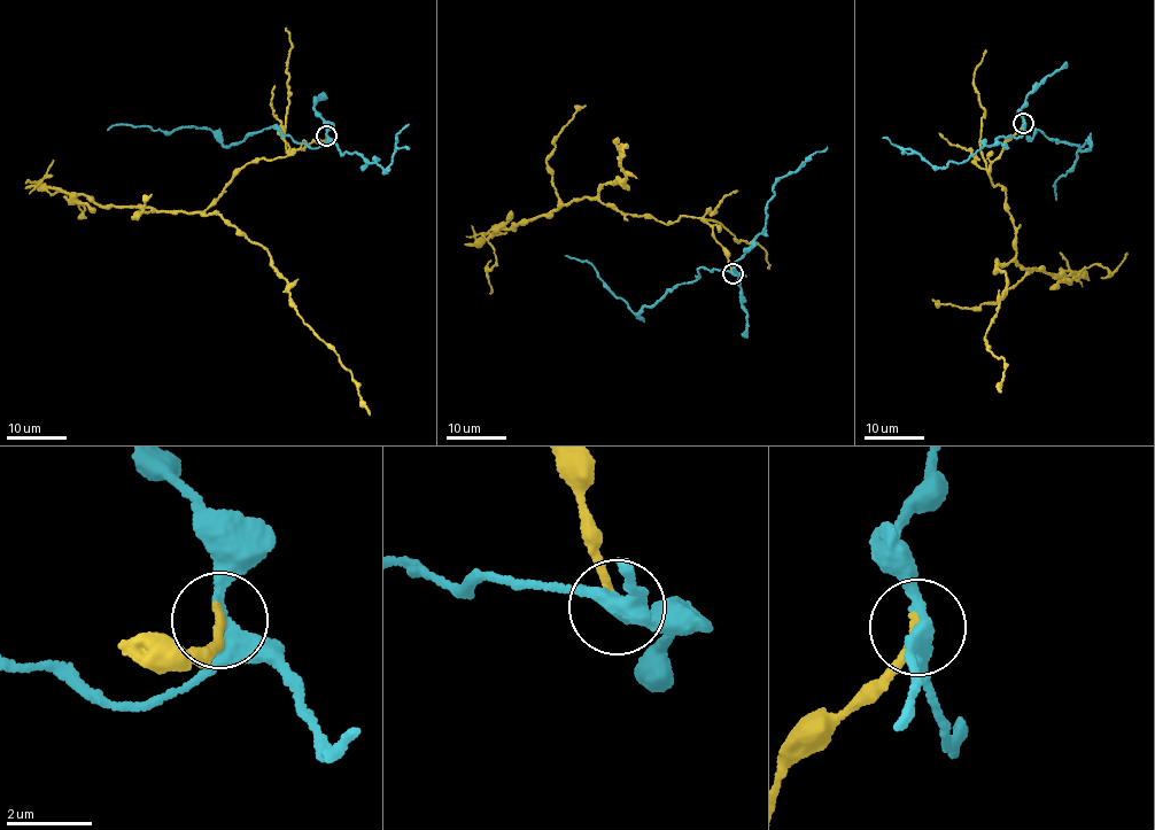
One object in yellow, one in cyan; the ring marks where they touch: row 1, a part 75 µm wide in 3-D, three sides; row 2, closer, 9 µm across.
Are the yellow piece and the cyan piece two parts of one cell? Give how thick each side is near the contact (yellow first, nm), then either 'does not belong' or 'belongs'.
200/240 nm | does not belong

